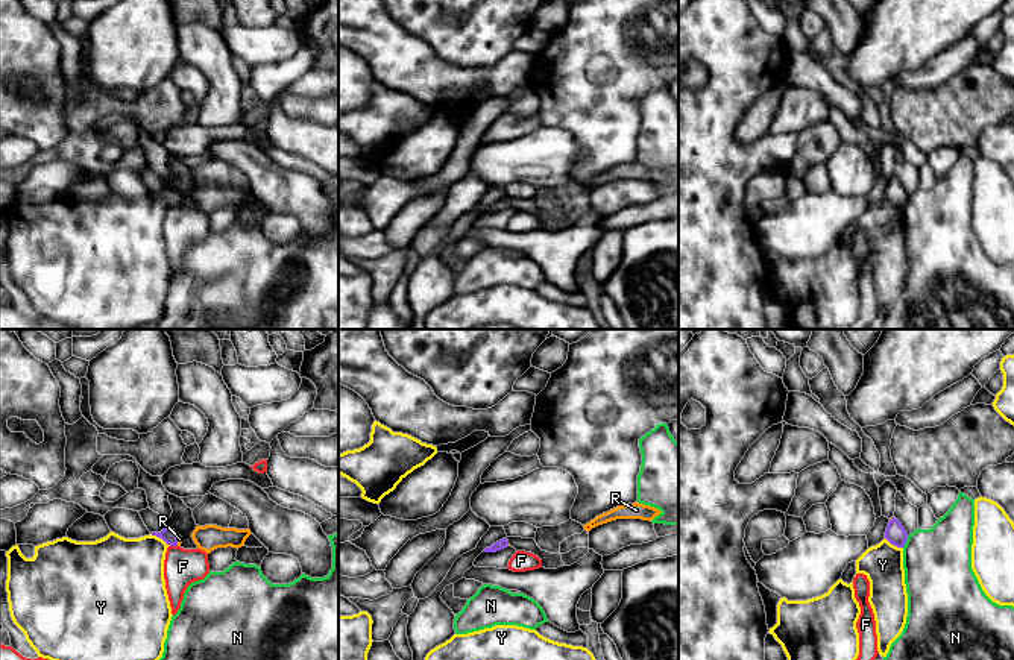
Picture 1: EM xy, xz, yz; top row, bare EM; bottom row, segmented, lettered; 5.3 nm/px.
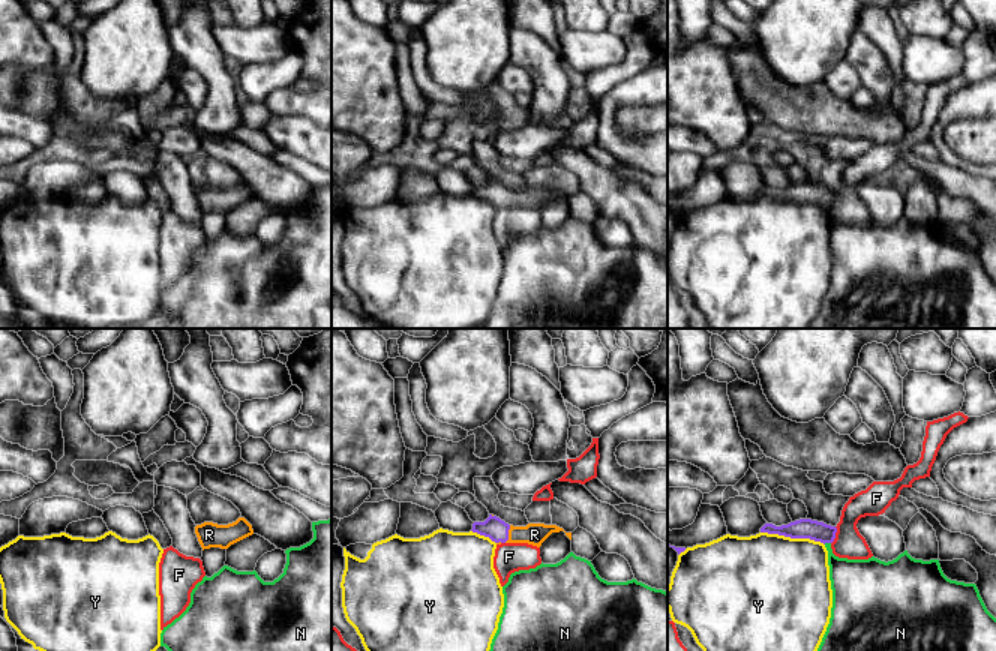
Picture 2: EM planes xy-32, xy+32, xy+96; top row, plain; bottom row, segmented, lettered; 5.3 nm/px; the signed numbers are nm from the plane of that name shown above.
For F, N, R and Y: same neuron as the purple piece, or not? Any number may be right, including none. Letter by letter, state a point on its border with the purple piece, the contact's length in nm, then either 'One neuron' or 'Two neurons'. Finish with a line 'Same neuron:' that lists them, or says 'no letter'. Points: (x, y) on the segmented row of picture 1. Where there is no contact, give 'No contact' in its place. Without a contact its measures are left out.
F: Touches purple at xy (173, 545). Shared border 40 nm. Two neurons
N: Touches purple at yz (905, 542). Shared border 70 nm. Two neurons
R: Touches purple at xy (176, 540). Shared border 60 nm. One neuron
Y: Touches purple at yz (894, 545). Shared border 110 nm. Two neurons
Same neuron: R

